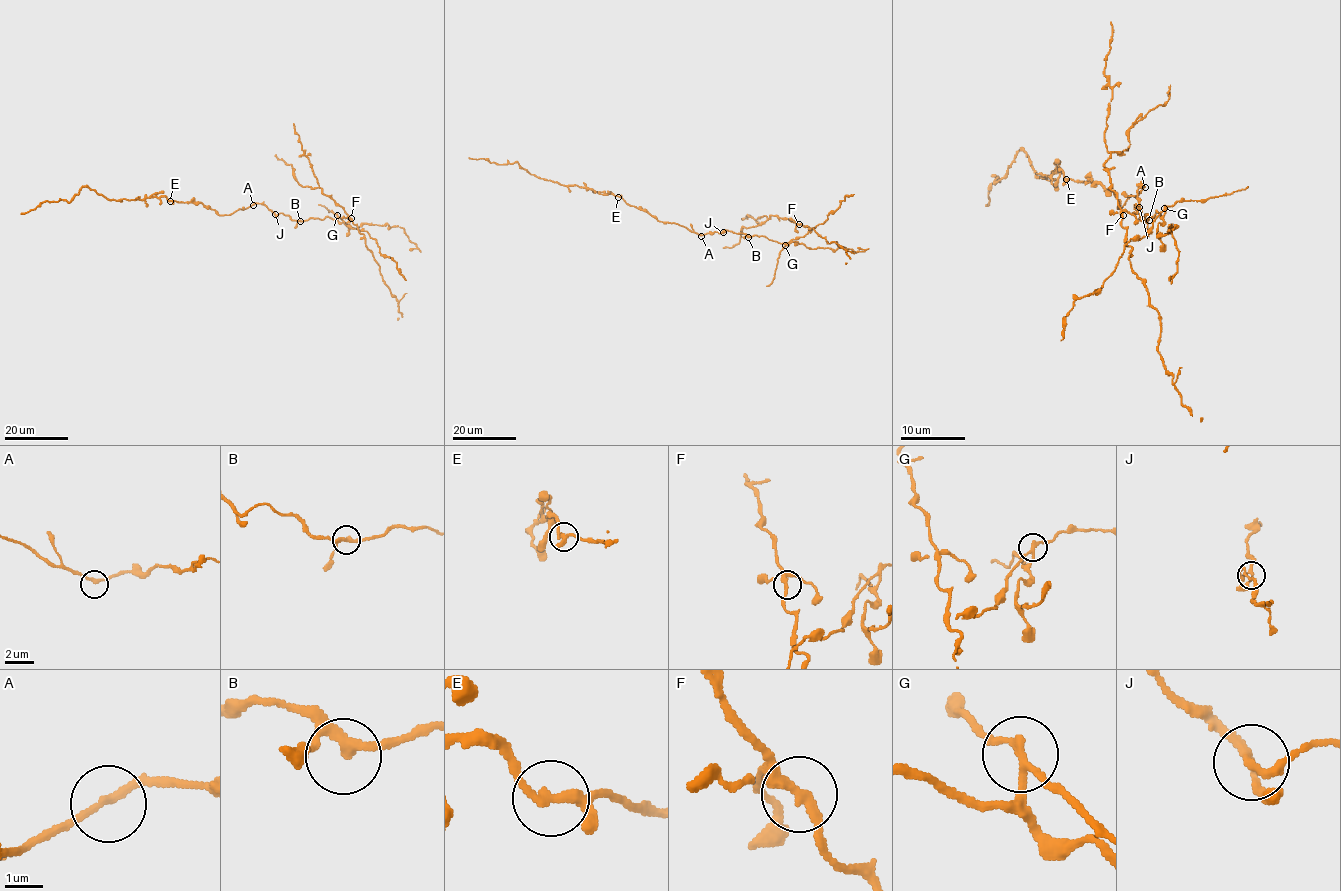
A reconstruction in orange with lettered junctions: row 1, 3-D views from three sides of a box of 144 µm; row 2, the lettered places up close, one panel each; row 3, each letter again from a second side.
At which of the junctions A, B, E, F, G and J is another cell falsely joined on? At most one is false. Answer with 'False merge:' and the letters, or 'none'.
False merge: G

